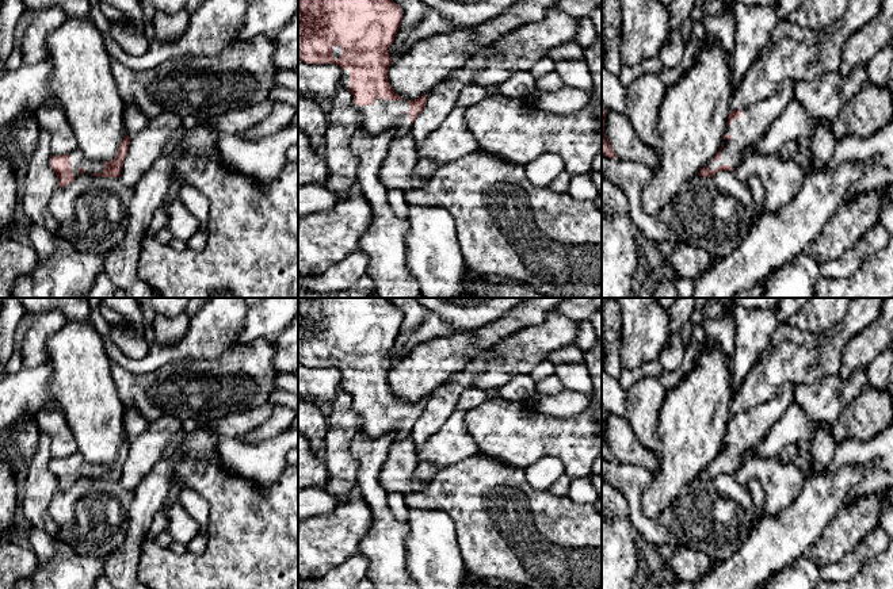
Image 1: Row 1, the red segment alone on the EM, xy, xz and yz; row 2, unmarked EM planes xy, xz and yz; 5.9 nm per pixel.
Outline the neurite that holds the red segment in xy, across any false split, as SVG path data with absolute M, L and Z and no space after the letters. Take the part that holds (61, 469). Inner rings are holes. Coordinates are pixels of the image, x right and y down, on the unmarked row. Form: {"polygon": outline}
{"polygon": "M126 439L119 448L115 462L107 466L89 464L79 452L62 459L51 459L50 470L57 478L58 490L69 489L79 478L119 481L129 448L130 440Z"}

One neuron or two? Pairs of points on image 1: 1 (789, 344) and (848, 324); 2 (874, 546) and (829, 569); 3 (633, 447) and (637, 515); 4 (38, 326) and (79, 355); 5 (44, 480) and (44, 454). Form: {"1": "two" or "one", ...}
{"1": "one", "2": "one", "3": "two", "4": "two", "5": "one"}

